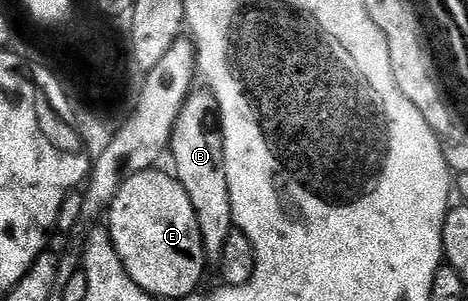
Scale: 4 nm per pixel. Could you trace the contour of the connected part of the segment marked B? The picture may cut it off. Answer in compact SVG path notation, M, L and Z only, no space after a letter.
M193 89L183 104L175 121L171 142L173 167L177 180L183 185L191 205L195 209L195 221L199 221L199 233L203 237L203 249L210 264L220 264L223 245L235 230L231 209L231 189L227 185L225 150L221 140L221 128L217 102L208 89Z

